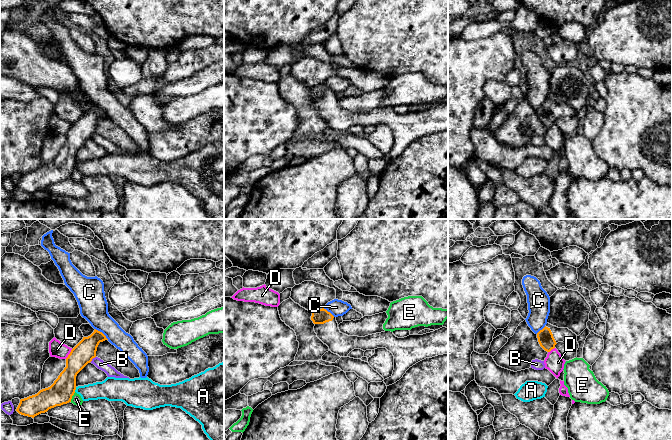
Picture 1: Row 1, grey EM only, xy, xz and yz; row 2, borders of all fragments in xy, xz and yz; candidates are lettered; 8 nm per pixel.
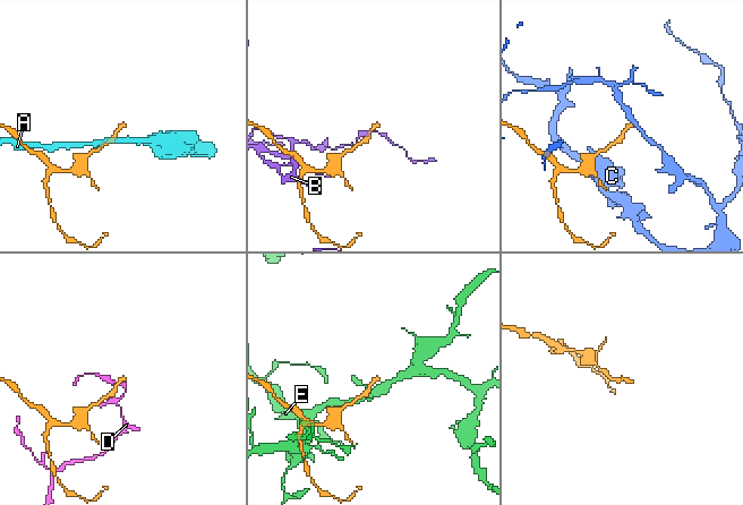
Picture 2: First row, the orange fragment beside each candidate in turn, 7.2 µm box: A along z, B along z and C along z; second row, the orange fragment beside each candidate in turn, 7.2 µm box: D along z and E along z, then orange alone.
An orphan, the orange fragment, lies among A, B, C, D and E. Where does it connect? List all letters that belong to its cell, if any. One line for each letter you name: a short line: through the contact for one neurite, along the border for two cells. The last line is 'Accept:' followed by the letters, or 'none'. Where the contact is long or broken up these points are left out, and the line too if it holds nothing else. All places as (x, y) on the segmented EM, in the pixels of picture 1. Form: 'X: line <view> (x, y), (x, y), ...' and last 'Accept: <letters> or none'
Accept: none

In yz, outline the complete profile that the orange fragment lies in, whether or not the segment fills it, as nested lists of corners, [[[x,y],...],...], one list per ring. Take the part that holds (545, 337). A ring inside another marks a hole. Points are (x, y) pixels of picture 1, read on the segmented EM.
[[[549,323],[537,333],[540,346],[547,352],[555,348],[558,342],[576,340],[577,335],[568,328],[558,328]]]

